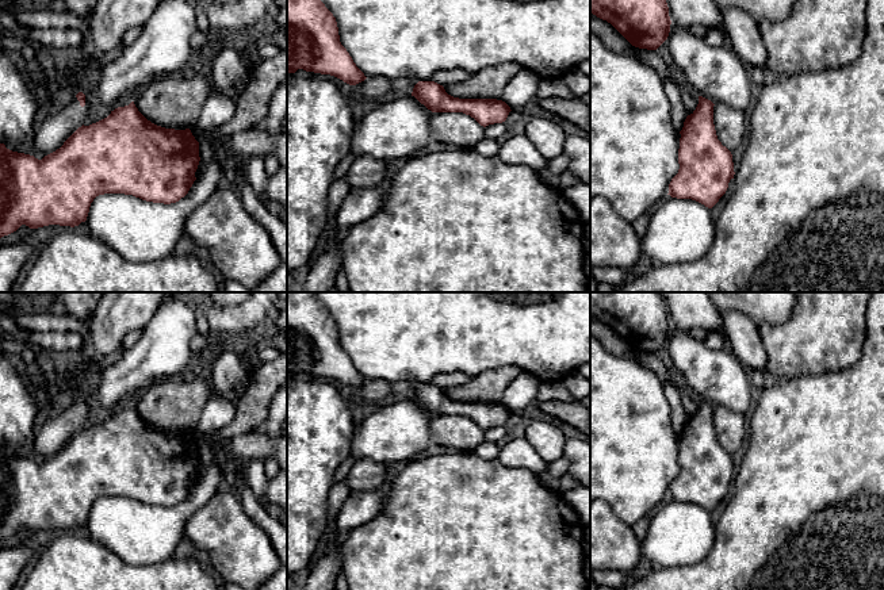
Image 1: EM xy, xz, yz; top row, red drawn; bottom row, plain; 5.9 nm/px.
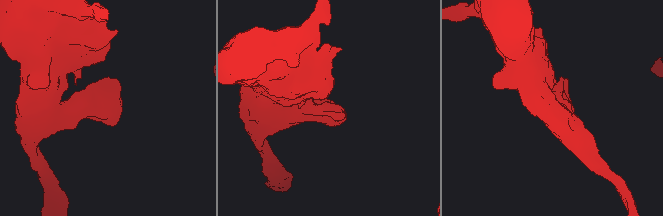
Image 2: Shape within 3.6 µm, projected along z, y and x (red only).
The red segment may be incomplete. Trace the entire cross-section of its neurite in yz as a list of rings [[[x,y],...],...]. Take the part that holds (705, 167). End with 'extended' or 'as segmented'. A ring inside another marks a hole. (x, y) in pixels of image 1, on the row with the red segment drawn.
[[[699,96],[696,110],[686,116],[680,131],[678,173],[669,184],[669,194],[677,199],[692,199],[712,208],[726,194],[728,183],[734,179],[734,162],[731,152],[717,139],[713,124],[713,103]]]; as segmented

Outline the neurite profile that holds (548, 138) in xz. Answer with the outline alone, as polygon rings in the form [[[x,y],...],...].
[[[533,118],[528,123],[524,135],[546,160],[556,158],[563,153],[566,134],[551,120]]]

